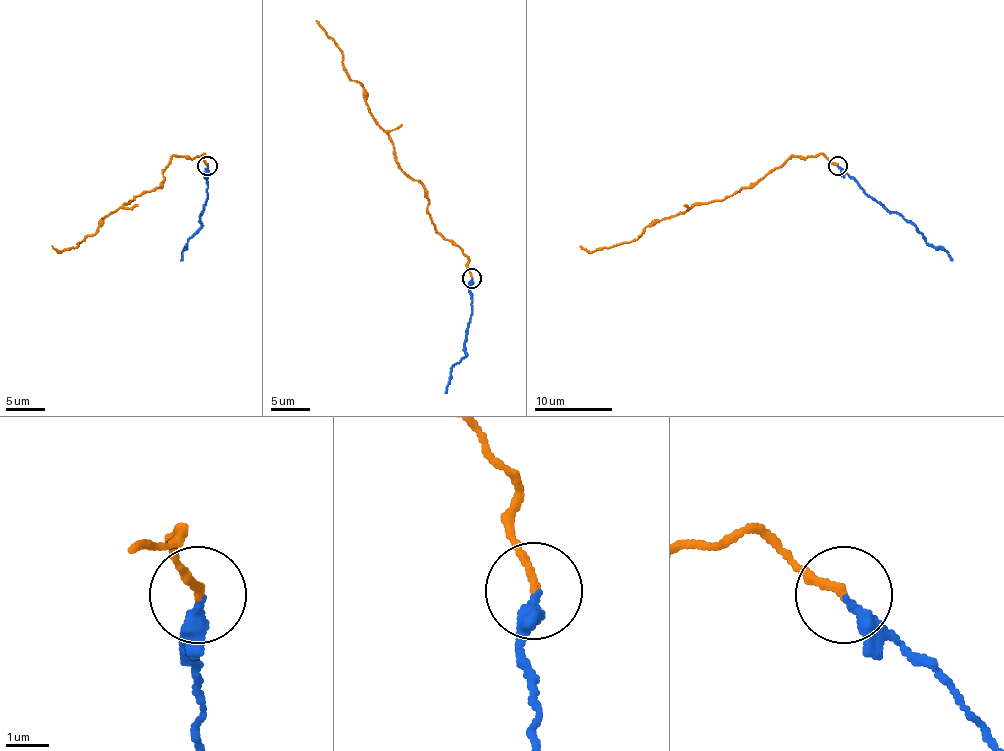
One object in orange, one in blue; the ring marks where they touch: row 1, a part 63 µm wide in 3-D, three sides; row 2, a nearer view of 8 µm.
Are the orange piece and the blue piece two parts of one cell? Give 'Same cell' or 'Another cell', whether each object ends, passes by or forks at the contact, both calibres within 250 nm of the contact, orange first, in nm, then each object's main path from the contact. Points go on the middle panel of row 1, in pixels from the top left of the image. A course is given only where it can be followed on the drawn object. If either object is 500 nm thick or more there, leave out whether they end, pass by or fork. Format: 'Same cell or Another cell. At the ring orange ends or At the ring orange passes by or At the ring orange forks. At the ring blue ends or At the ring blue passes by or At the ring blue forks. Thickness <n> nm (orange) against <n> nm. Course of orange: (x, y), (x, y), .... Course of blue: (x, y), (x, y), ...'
Same cell. At the ring orange ends. At the ring blue ends. Thickness 190 nm (orange) against 280 nm. Course of orange: (471, 277), (469, 258), (438, 232), (424, 187), (396, 162), (391, 137), (316, 21). Course of blue: (473, 277), (469, 287), (471, 307), (465, 356), (451, 368), (445, 393)

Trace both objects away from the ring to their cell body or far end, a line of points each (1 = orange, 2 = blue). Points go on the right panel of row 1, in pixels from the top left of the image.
1: (837, 165), (817, 153), (813, 157), (792, 155), (721, 200), (653, 220), (631, 241), (586, 251), (580, 245)
2: (837, 165), (866, 194), (915, 226), (927, 243), (941, 247), (952, 261)

